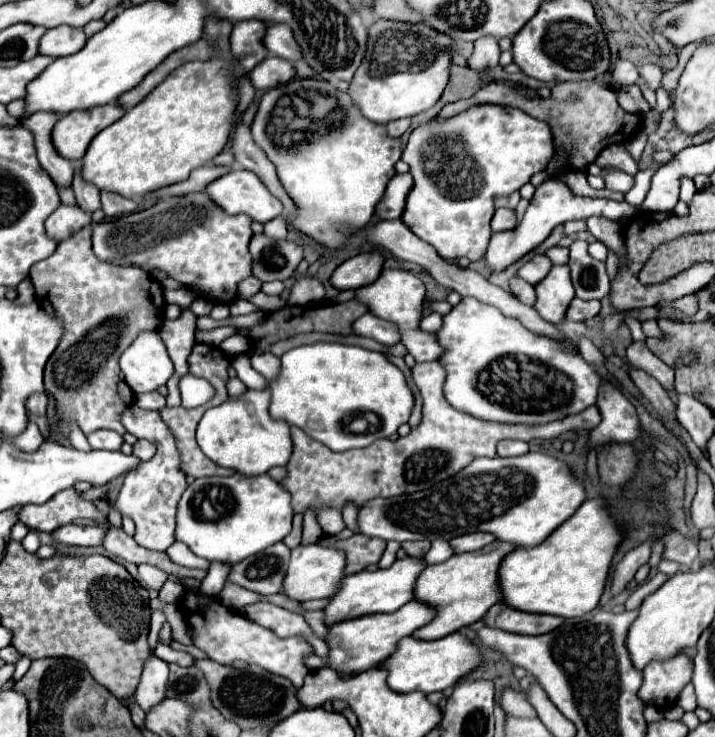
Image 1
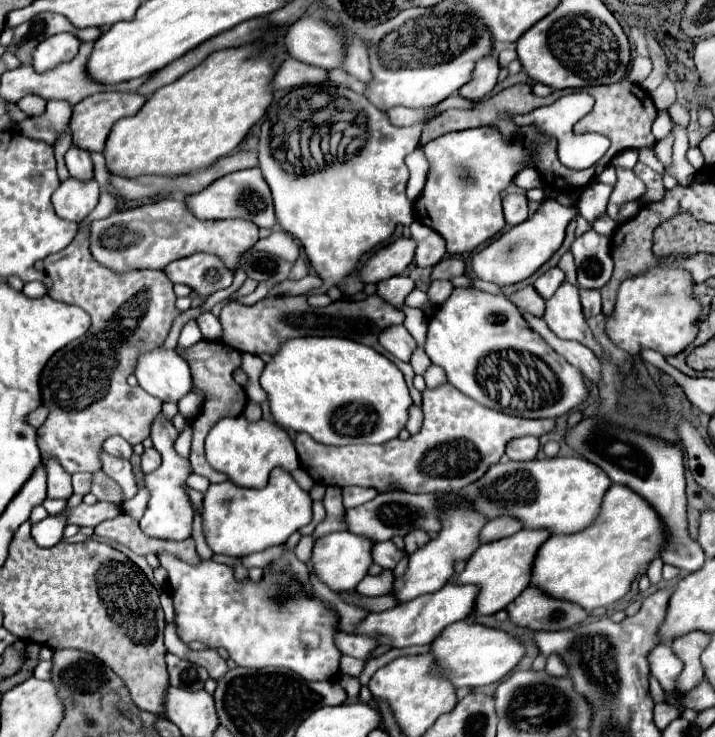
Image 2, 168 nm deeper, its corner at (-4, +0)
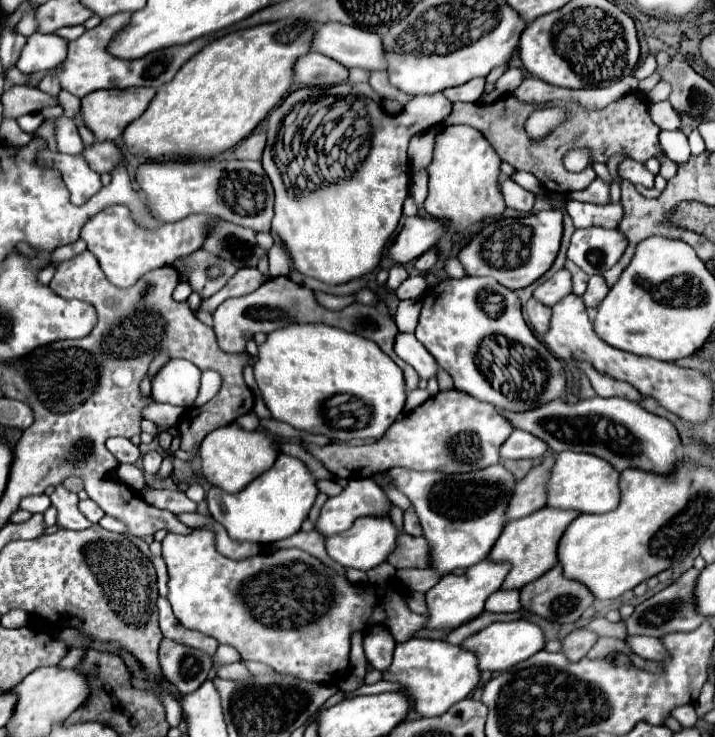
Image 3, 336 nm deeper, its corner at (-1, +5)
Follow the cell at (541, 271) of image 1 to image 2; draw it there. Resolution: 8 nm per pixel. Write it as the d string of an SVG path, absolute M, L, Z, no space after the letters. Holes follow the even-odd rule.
M554 266L546 270L542 276L538 276L538 280L534 282L534 288L542 298L550 298L562 282L564 282L564 272L558 266Z

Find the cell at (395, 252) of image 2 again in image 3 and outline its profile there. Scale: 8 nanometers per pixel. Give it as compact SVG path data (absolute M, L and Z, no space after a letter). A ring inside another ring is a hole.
M407 217L401 233L389 249L389 257L395 263L409 263L433 249L443 235L445 225L433 217Z

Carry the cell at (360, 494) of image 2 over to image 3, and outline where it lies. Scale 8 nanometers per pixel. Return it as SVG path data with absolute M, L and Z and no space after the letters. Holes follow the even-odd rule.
M325 479L325 481L319 481L317 485L319 485L319 489L321 489L323 493L327 493L329 497L333 497L333 495L339 495L339 493L343 491L343 487L341 487L337 481L333 481L333 479Z

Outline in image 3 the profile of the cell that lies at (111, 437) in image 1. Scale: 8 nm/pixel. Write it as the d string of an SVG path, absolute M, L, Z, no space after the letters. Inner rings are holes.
M111 437L107 441L107 449L117 457L119 463L137 463L141 457L139 447L125 437Z

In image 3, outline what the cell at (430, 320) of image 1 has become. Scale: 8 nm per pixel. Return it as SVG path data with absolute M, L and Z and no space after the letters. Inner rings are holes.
M399 333L397 341L395 341L395 353L409 363L421 379L431 379L437 377L439 373L439 365L433 359L433 355L417 341L417 337L413 333Z

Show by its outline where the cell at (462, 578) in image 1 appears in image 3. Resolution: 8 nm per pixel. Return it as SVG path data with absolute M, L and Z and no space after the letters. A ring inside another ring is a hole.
M543 507L529 517L521 517L519 521L507 523L501 537L497 539L489 559L493 561L509 561L513 567L501 589L521 589L523 585L535 581L543 573L547 573L553 565L557 565L557 545L565 529L579 513L565 513L565 509L549 509Z

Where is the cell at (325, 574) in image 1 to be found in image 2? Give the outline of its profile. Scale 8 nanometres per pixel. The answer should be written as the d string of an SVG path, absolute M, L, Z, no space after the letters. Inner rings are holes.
M332 532L314 542L312 556L306 564L314 570L316 578L322 584L326 584L332 592L346 592L346 590L354 590L356 584L366 576L366 570L372 564L370 550L372 550L372 542L368 538L356 536L352 532Z

